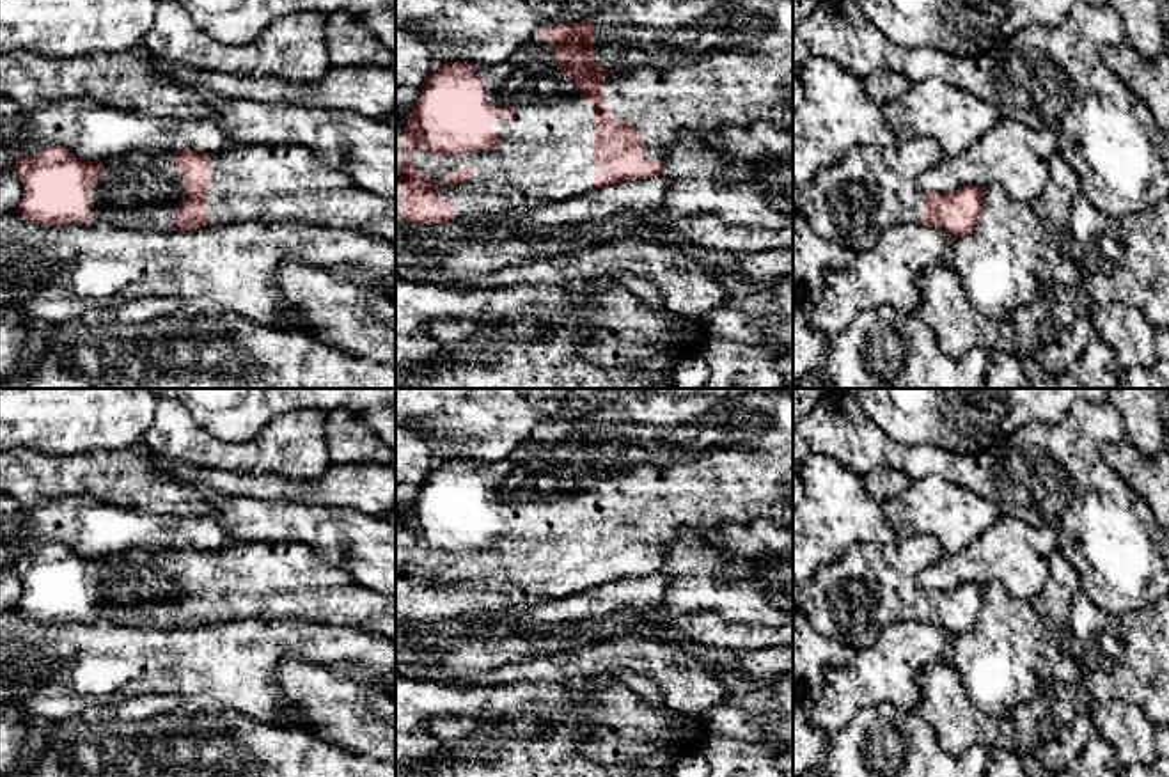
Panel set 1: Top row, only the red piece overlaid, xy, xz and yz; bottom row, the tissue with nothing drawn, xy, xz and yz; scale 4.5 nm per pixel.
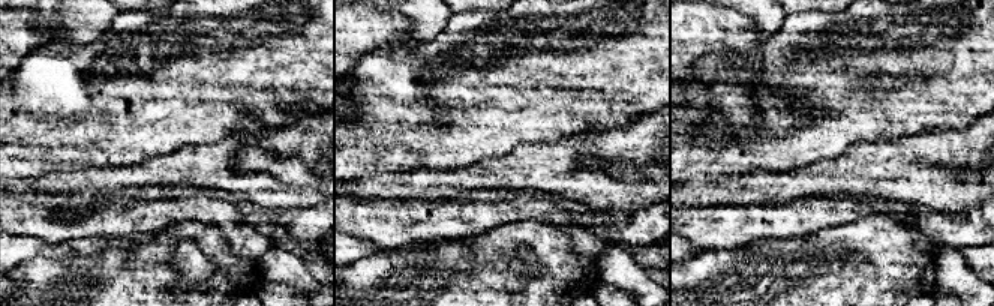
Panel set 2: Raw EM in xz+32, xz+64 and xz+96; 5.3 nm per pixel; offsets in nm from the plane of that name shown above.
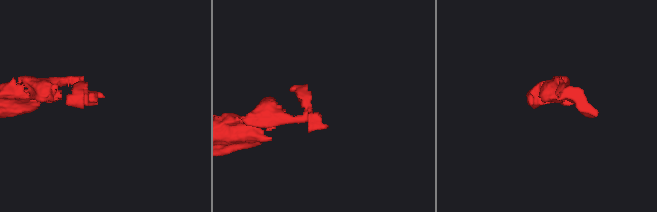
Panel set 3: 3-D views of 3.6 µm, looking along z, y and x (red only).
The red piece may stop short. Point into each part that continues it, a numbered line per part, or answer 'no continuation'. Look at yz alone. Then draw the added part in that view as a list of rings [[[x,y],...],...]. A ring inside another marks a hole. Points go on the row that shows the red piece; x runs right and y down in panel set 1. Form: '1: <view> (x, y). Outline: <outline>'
1: yz (854, 203). Outline: [[[930,137],[899,140],[892,149],[857,147],[800,190],[796,209],[818,236],[859,254],[887,229],[919,222],[915,179],[944,156]]]

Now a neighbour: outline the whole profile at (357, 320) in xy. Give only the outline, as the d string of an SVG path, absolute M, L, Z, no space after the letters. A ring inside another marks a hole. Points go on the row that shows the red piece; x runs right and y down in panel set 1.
M294 259L279 266L277 286L282 303L293 305L303 319L302 326L282 326L298 328L342 353L396 367L396 298Z

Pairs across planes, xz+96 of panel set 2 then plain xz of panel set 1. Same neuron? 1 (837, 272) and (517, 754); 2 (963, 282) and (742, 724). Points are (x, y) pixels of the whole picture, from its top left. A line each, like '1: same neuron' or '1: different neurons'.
1: same neuron
2: same neuron

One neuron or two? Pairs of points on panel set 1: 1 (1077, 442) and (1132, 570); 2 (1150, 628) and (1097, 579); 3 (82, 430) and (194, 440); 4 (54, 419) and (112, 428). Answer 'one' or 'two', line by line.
1: one
2: two
3: two
4: one

